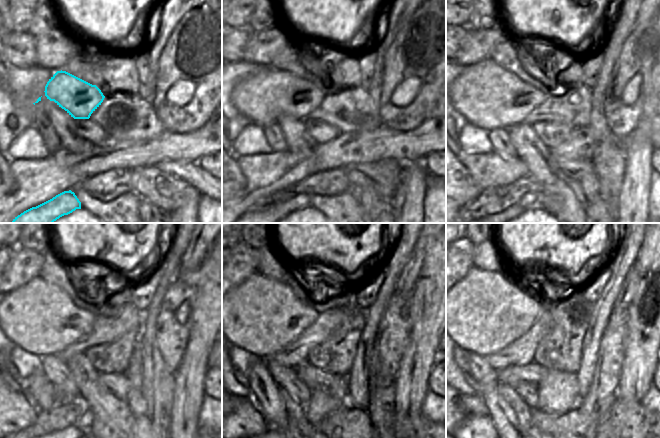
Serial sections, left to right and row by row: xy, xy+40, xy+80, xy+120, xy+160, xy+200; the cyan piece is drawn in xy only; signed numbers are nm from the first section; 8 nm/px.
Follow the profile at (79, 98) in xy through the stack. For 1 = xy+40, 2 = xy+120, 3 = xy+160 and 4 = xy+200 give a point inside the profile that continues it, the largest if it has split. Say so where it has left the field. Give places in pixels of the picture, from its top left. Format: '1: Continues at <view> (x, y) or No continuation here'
1: Continues at xy+40 (267, 95)
2: Continues at xy+120 (47, 324)
3: Continues at xy+160 (271, 322)
4: Continues at xy+200 (494, 321).

